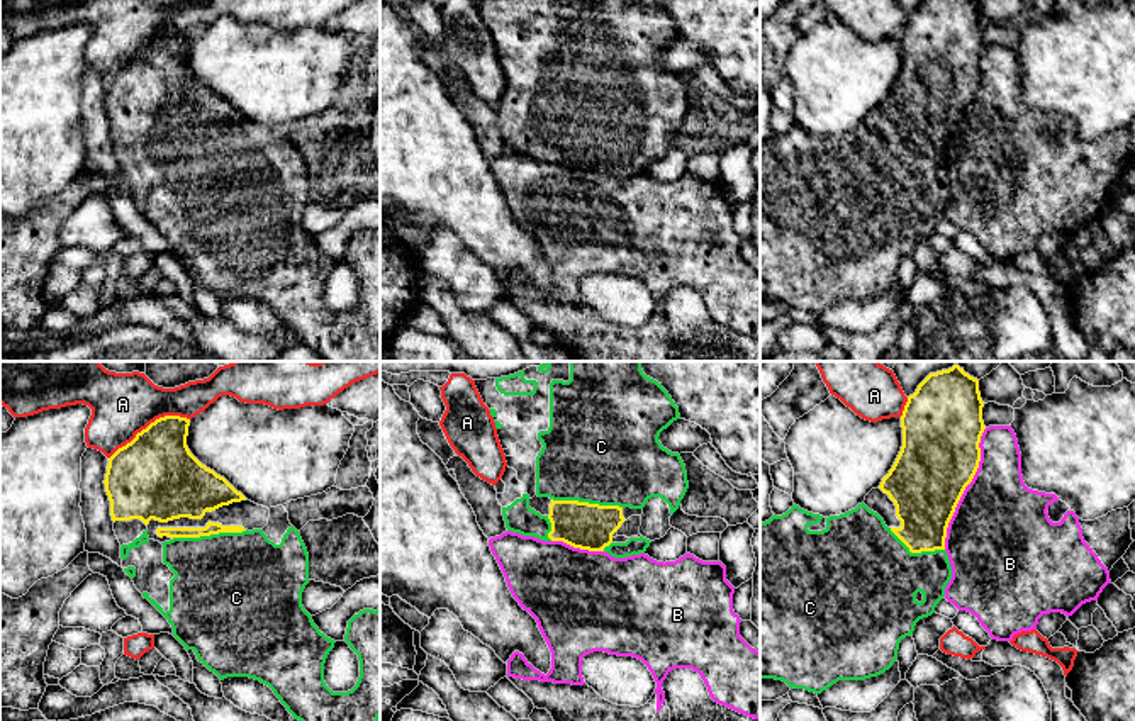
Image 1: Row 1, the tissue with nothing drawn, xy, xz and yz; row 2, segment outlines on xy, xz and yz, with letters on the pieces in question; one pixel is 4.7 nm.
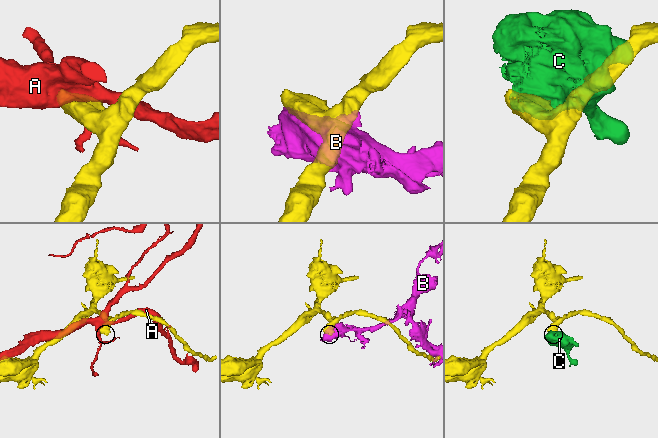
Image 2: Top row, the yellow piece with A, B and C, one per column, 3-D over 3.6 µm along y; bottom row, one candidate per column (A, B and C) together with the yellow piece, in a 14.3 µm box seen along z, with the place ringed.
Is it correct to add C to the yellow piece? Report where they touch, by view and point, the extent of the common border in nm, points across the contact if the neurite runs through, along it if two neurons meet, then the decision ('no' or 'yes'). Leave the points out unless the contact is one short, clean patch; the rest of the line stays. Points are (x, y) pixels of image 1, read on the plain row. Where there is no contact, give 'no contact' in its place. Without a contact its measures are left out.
contact xy (209, 155); length 360 nm; yes

